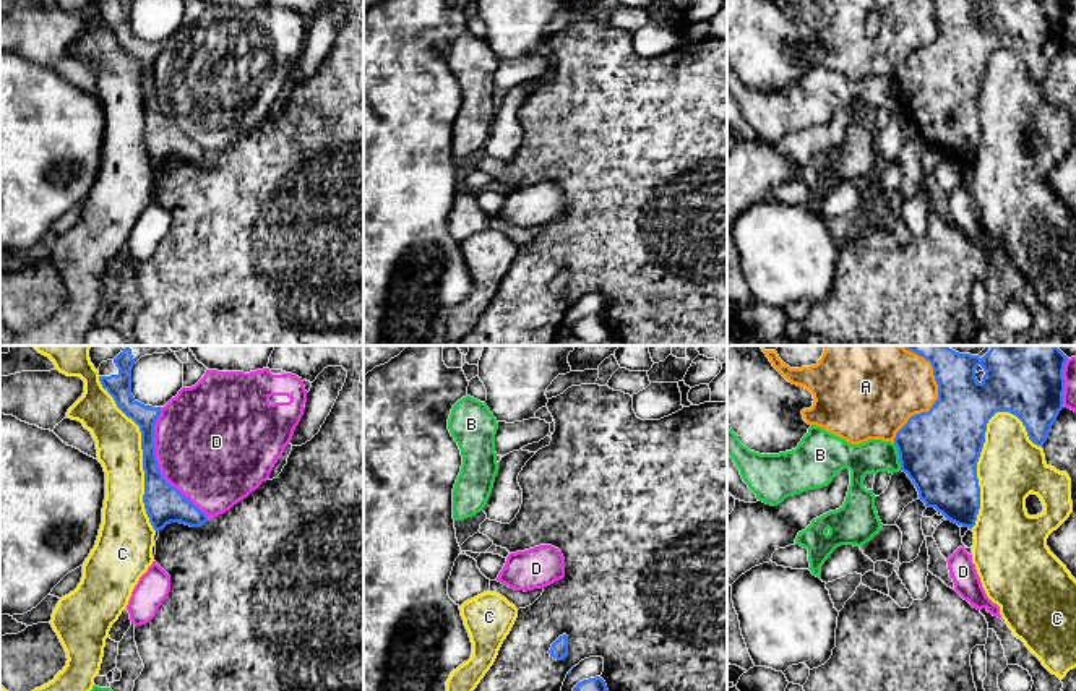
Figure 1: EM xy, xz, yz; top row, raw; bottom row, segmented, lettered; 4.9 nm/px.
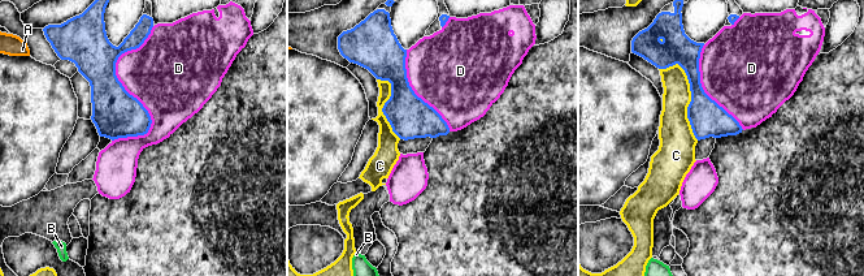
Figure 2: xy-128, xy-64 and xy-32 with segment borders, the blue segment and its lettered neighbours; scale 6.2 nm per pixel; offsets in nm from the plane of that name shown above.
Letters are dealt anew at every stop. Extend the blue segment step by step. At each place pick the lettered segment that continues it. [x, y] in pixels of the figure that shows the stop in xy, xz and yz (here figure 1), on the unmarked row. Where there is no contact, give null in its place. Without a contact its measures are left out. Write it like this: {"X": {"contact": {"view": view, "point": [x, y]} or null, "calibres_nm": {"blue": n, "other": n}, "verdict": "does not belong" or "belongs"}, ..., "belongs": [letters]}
{"A": {"contact": {"view": "yz", "point": [930, 44]}, "calibres_nm": {"blue": 400, "other": 340}, "verdict": "does not belong"}, "B": {"contact": {"view": "yz", "point": [899, 93]}, "calibres_nm": {"blue": 400, "other": 170}, "verdict": "does not belong"}, "C": {"contact": {"view": "yz", "point": [976, 101]}, "calibres_nm": {"blue": 400, "other": 320}, "verdict": "does not belong"}, "D": {"contact": {"view": "xy", "point": [156, 101]}, "calibres_nm": {"blue": 190, "other": 480}, "verdict": "does not belong"}, "belongs": []}

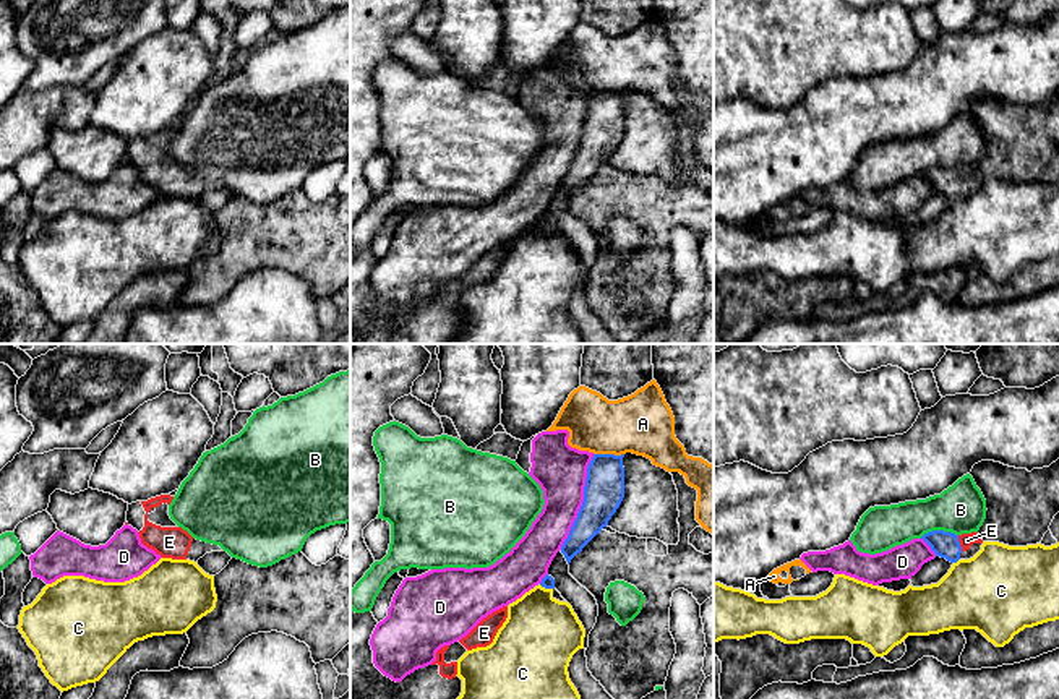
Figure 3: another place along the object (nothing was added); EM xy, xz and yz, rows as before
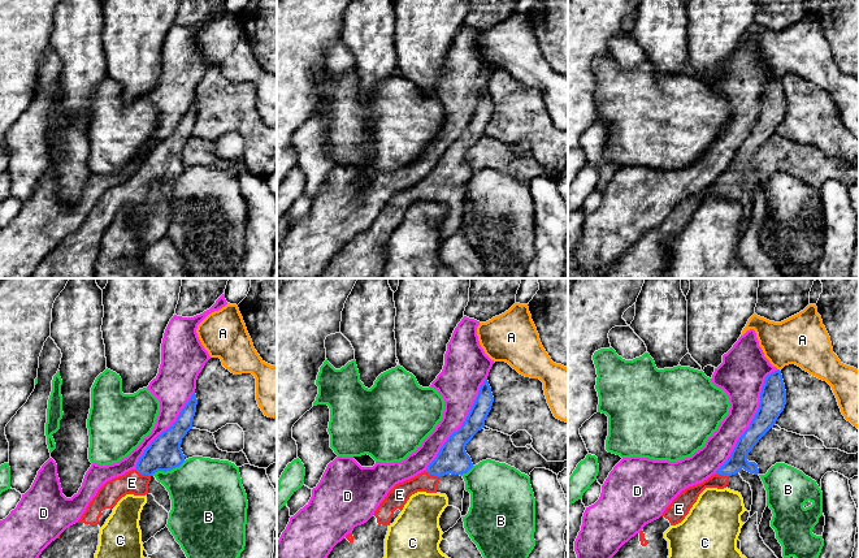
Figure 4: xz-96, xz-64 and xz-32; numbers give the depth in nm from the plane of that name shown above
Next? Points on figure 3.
{"A": {"contact": {"view": "xz", "point": [608, 91]}, "calibres_nm": {"blue": 200, "other": 300}, "verdict": "does not belong"}, "B": {"contact": {"view": "yz", "point": [938, 167]}, "calibres_nm": {"blue": 130, "other": 240}, "verdict": "does not belong"}, "C": {"contact": {"view": "yz", "point": [956, 198]}, "calibres_nm": {"blue": 130, "other": 420}, "verdict": "does not belong"}, "D": {"contact": {"view": "xz", "point": [583, 138]}, "calibres_nm": {"blue": 200, "other": 260}, "verdict": "does not belong"}, "E": {"contact": {"view": "yz", "point": [959, 180]}, "calibres_nm": {"blue": 130, "other": 70}, "verdict": "belongs"}, "belongs": ["E"]}

